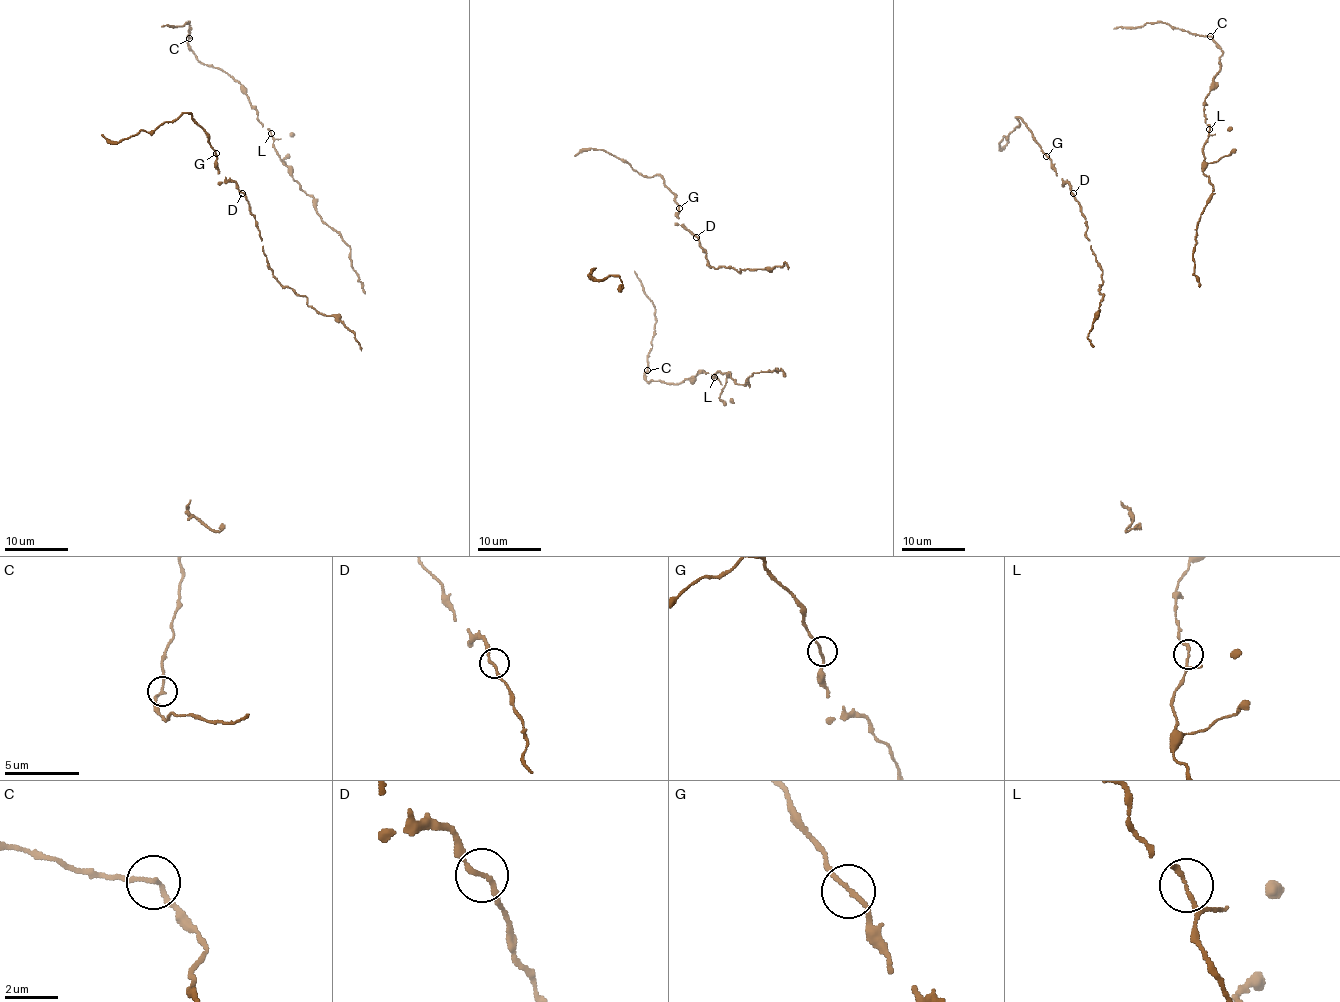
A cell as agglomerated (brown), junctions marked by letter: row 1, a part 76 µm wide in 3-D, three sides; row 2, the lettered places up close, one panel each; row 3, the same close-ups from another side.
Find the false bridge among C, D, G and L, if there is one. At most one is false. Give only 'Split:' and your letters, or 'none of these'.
Split: none of these

